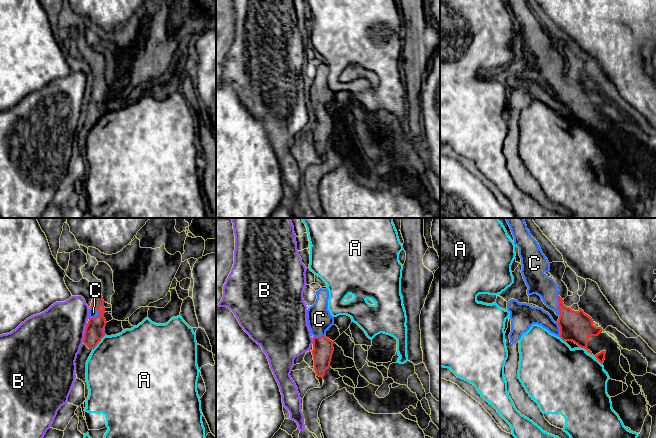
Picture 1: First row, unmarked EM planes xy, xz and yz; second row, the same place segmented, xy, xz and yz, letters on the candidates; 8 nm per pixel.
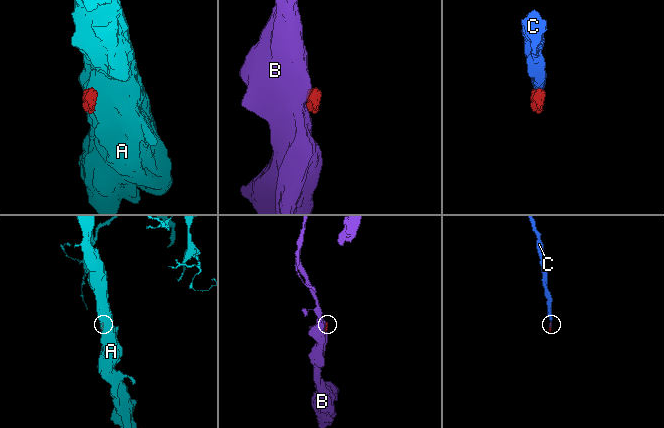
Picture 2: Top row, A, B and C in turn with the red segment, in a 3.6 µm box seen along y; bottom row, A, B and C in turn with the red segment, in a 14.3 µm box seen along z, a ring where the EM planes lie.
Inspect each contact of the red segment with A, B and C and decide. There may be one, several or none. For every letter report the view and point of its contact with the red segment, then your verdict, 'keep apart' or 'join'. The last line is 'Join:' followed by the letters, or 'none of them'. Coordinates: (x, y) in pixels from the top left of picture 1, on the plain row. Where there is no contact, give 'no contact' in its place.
A: contact xy (99, 117); keep apart
B: contact xy (84, 109); keep apart
C: contact xy (98, 86); join
Join: C

